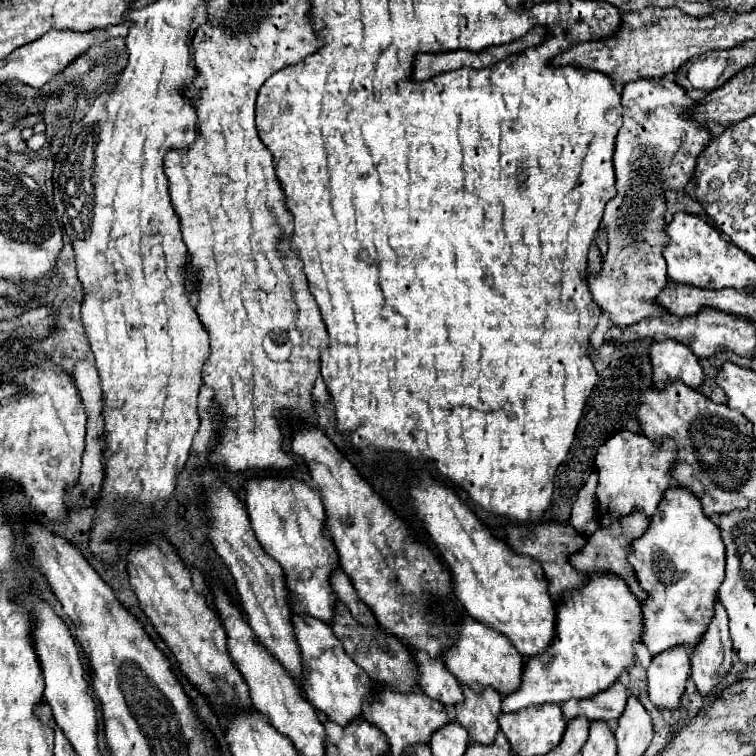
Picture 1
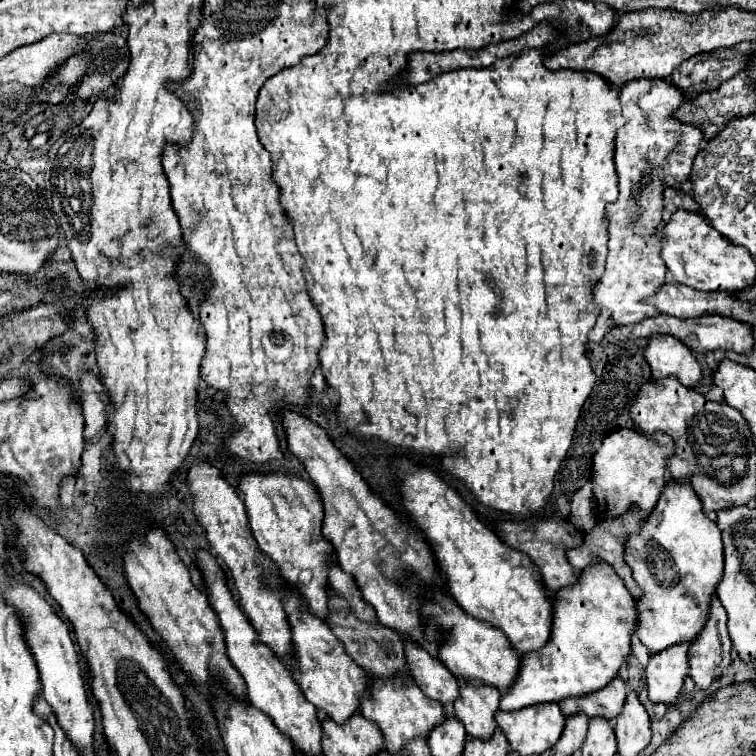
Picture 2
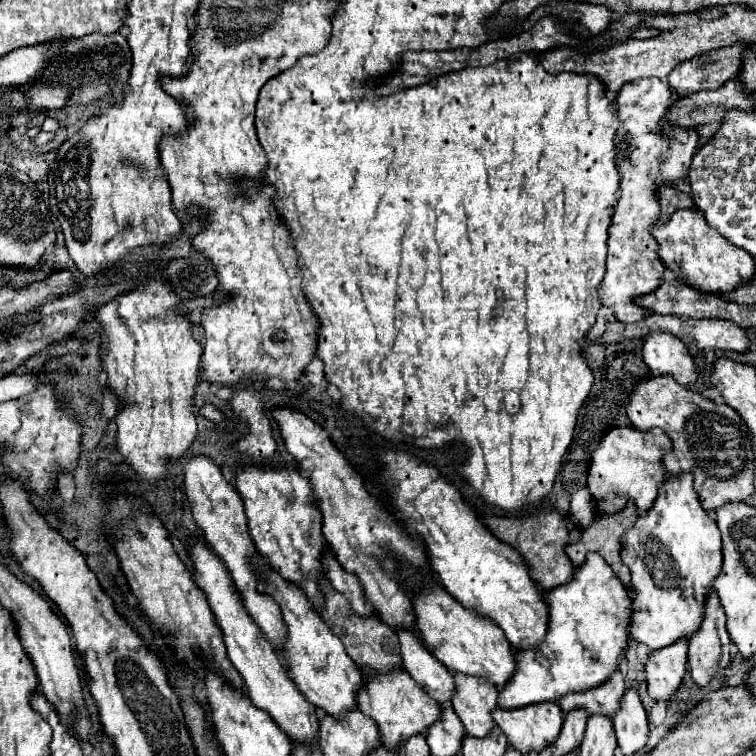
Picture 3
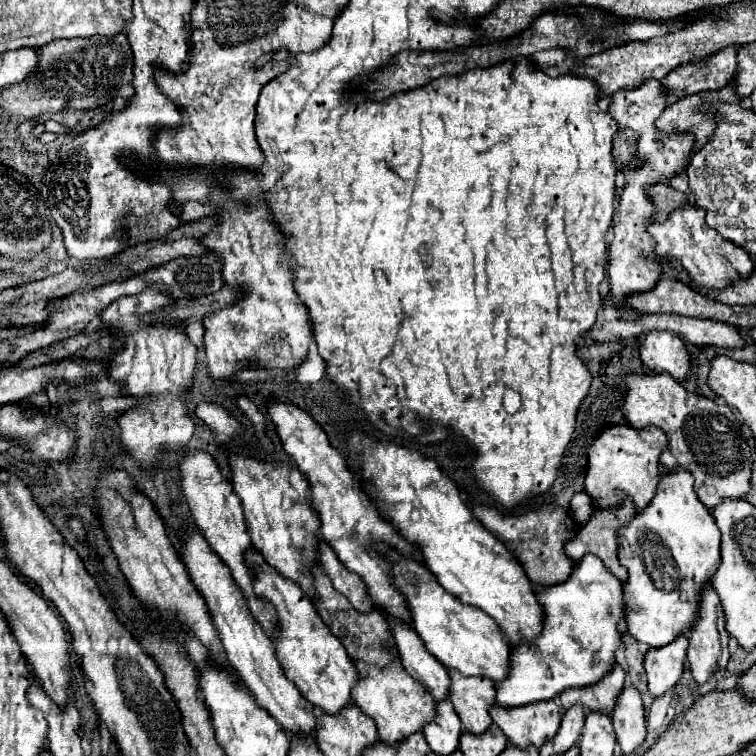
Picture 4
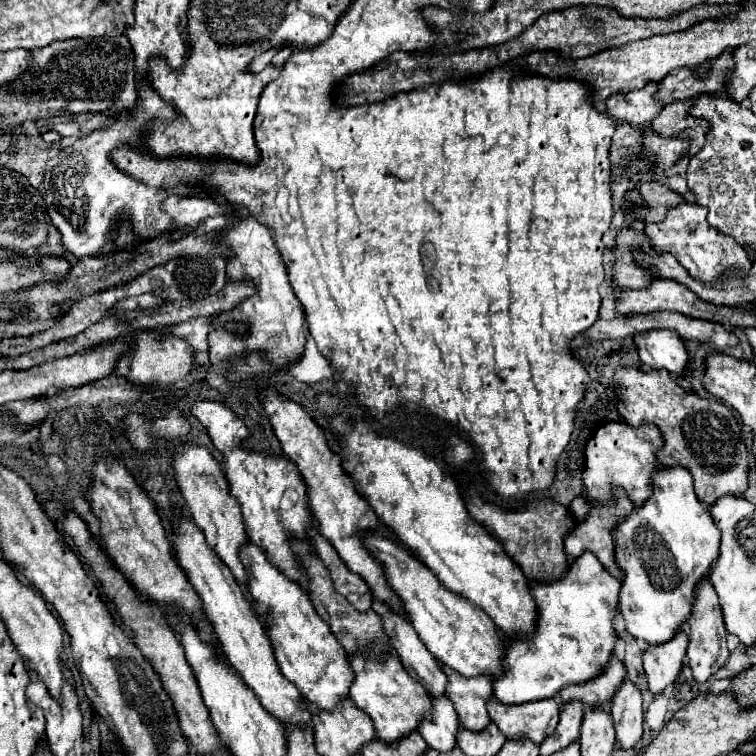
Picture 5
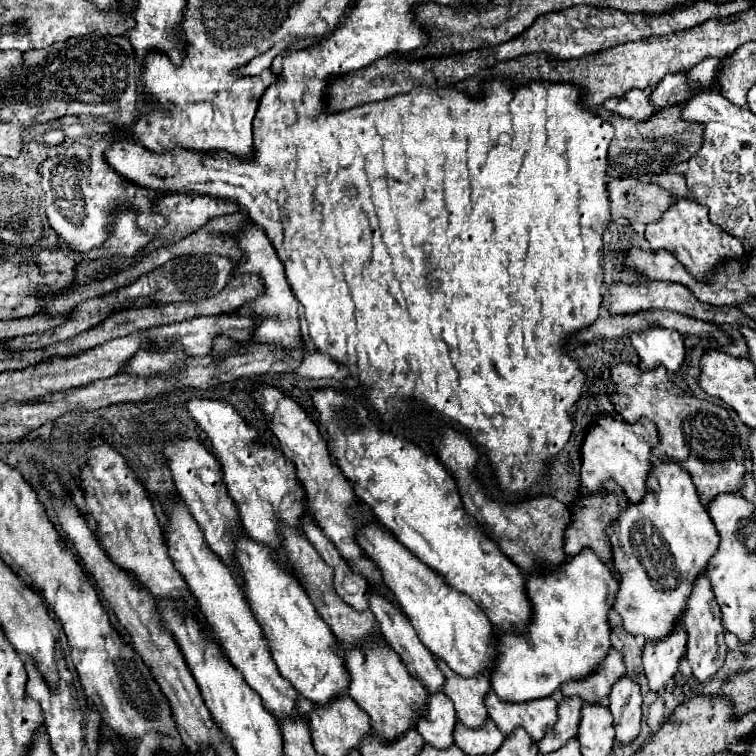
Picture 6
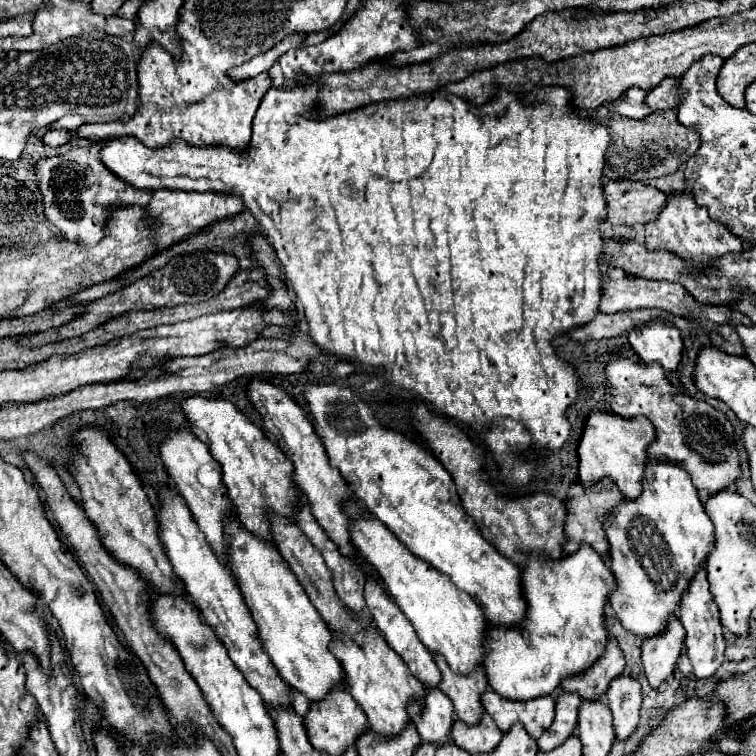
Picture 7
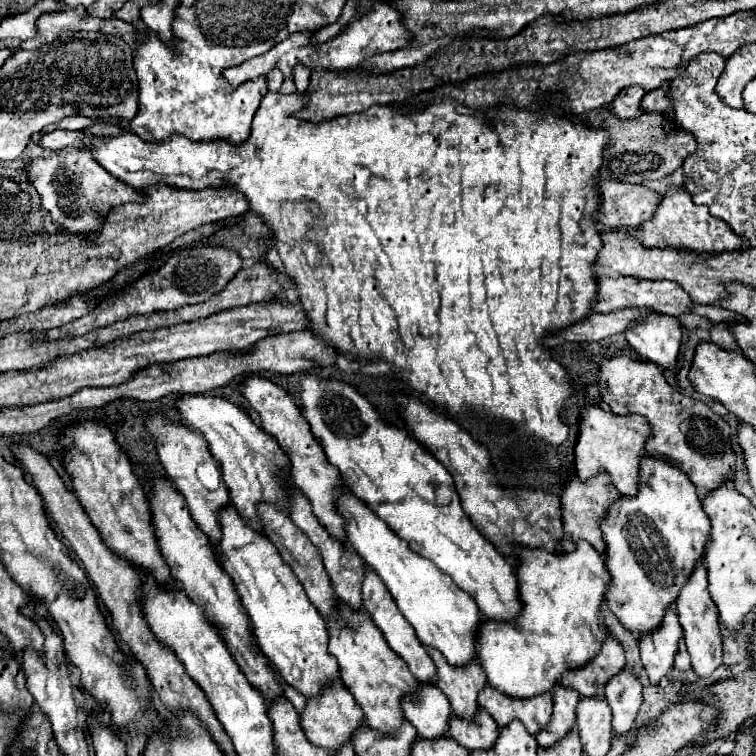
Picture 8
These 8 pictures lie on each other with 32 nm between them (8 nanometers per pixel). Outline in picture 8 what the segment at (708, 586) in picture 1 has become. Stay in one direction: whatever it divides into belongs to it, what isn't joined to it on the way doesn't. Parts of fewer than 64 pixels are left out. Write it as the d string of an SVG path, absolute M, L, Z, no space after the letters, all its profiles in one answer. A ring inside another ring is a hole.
M644 456L640 460L638 492L634 496L628 496L628 500L620 496L616 502L612 502L600 520L600 530L606 542L604 554L606 554L606 568L610 574L610 584L604 594L606 604L610 606L610 610L624 628L638 634L652 632L652 628L660 624L664 612L674 604L680 588L692 574L696 558L704 556L706 536L710 532L710 520L702 510L696 488L690 484L688 476L680 472L680 468L672 466L666 460Z

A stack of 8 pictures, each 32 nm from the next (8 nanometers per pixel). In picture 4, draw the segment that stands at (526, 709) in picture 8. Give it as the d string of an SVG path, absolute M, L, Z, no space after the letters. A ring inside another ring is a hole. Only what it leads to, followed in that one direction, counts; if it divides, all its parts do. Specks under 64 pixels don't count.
M544 700L540 704L524 704L524 708L504 708L494 704L490 716L512 744L524 748L528 744L542 746L550 740L560 728L562 714L554 700Z

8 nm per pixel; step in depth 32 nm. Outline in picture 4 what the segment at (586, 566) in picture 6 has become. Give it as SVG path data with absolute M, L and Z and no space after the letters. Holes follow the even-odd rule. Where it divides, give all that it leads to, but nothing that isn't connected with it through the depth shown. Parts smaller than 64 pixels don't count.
M584 554L572 568L566 582L536 590L544 610L542 632L528 644L510 648L508 678L496 686L496 702L502 706L524 706L552 700L566 688L594 684L606 676L614 664L614 654L622 640L618 620L622 614L622 582L604 568L594 554Z

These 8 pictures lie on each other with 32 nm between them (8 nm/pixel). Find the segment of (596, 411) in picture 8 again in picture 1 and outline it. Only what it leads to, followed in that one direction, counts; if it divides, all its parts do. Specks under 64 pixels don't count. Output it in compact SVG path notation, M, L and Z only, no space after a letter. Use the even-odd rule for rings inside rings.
M630 430L616 432L610 436L594 458L594 466L598 472L596 500L598 500L598 516L600 524L612 524L626 512L640 508L648 518L654 516L658 508L658 500L662 500L664 490L672 486L670 466L676 458L676 444L672 438L664 438L662 442L652 442L644 434L636 434Z

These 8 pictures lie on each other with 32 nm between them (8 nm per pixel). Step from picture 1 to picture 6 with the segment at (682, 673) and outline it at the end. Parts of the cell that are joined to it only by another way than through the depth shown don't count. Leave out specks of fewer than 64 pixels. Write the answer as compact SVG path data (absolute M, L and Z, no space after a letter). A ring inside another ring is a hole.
M676 624L672 632L662 640L652 640L644 644L642 664L650 690L658 692L676 674L678 662L686 652L686 632L682 624Z

